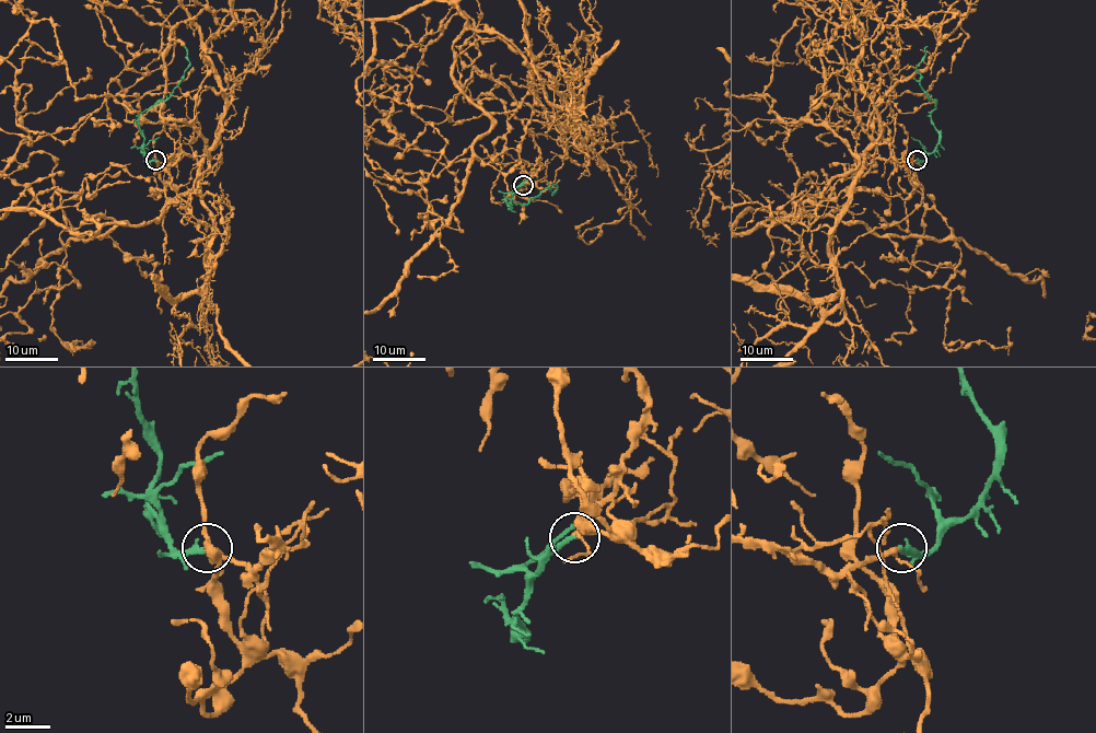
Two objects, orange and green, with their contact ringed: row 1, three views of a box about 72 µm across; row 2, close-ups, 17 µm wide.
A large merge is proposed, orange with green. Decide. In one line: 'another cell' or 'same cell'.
same cell

